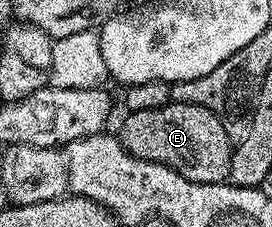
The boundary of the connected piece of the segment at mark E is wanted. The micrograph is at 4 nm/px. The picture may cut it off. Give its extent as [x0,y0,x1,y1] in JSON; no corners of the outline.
[117,100,233,185]

